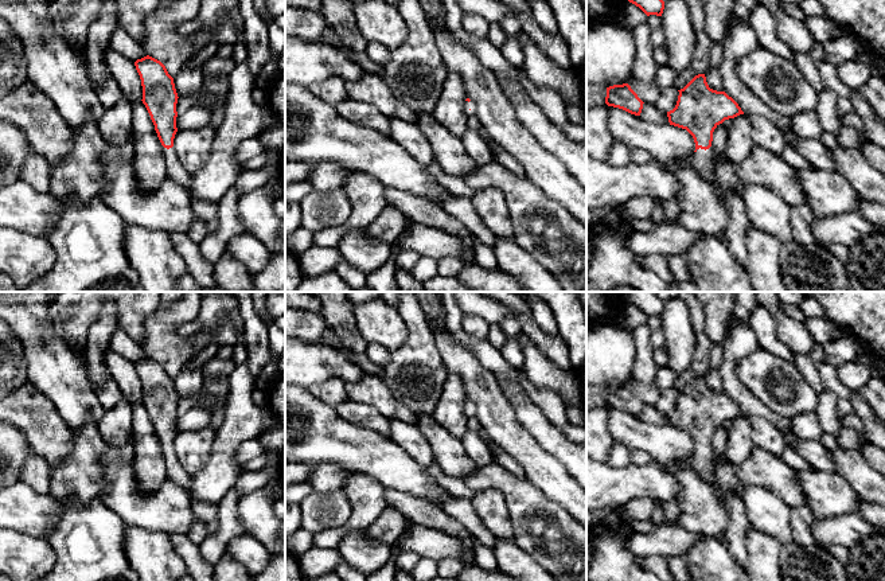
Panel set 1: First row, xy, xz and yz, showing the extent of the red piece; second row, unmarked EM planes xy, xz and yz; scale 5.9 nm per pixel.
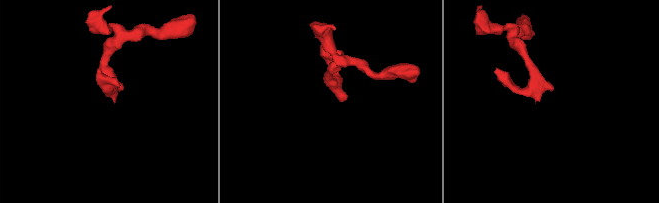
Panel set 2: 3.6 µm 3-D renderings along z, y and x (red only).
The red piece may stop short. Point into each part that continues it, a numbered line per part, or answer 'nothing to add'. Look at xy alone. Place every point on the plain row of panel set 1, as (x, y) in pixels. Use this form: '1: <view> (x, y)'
1: xy (174, 470)

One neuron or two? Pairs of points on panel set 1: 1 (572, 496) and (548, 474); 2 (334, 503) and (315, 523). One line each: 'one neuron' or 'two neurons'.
1: one neuron
2: one neuron

